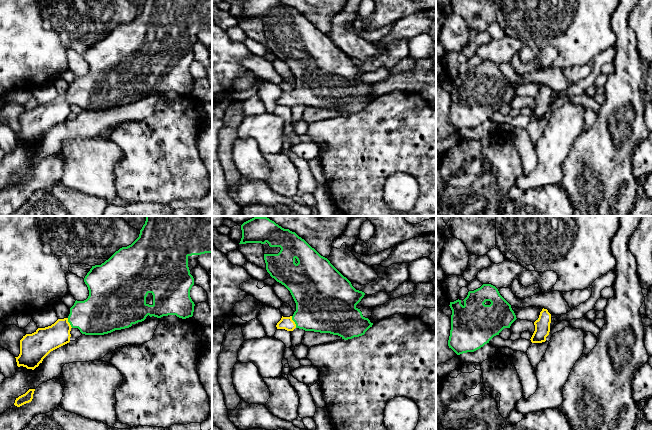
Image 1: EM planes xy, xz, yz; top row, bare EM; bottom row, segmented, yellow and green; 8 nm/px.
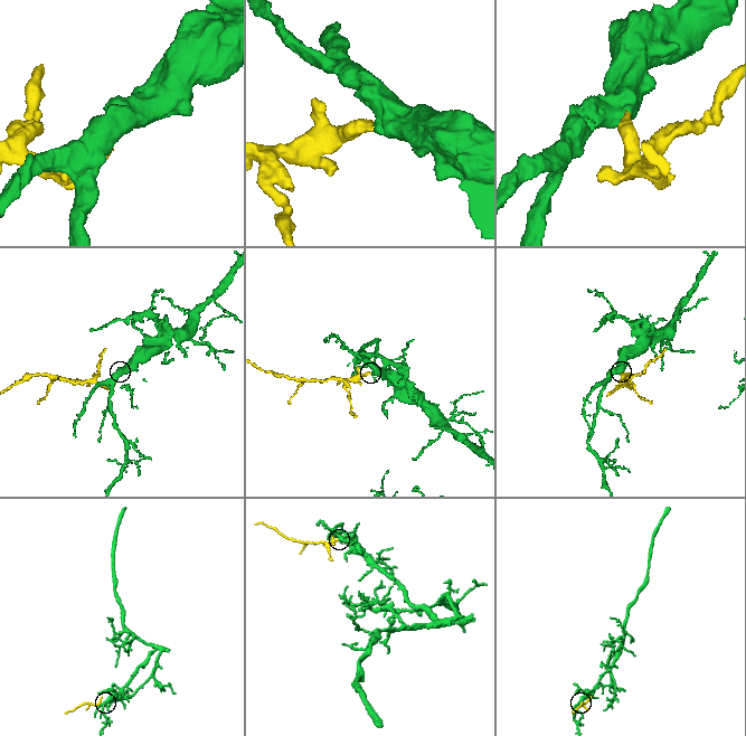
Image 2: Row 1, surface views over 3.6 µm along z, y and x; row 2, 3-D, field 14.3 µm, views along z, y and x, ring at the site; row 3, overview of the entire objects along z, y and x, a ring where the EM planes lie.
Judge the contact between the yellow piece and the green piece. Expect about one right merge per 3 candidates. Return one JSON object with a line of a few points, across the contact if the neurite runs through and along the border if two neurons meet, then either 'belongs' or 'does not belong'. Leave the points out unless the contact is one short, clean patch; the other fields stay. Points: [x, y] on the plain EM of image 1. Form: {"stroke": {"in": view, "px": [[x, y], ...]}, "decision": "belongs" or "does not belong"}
{"stroke": {"in": "xz", "px": [[287, 99], [294, 98], [309, 92], [321, 83]]}, "decision": "belongs"}

